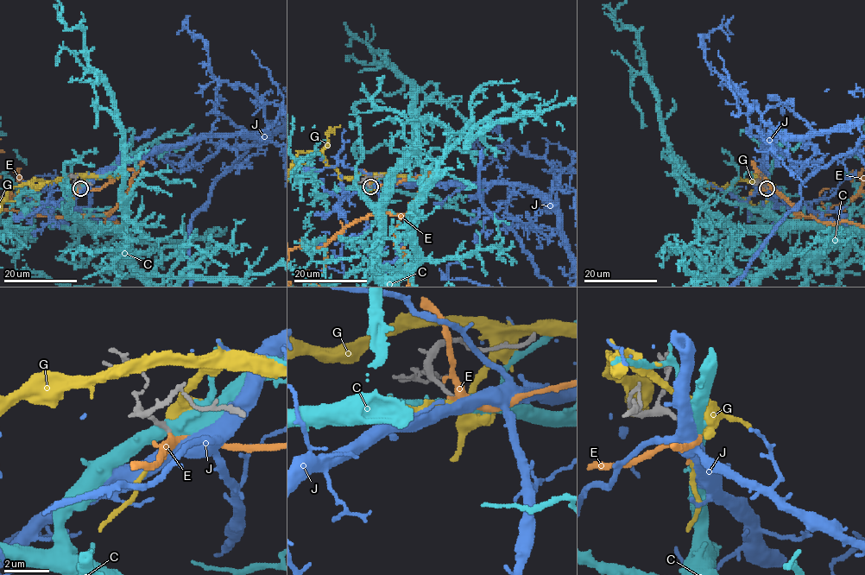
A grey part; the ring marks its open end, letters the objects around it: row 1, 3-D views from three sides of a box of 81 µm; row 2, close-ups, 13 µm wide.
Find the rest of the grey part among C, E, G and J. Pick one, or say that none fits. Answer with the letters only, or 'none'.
none

